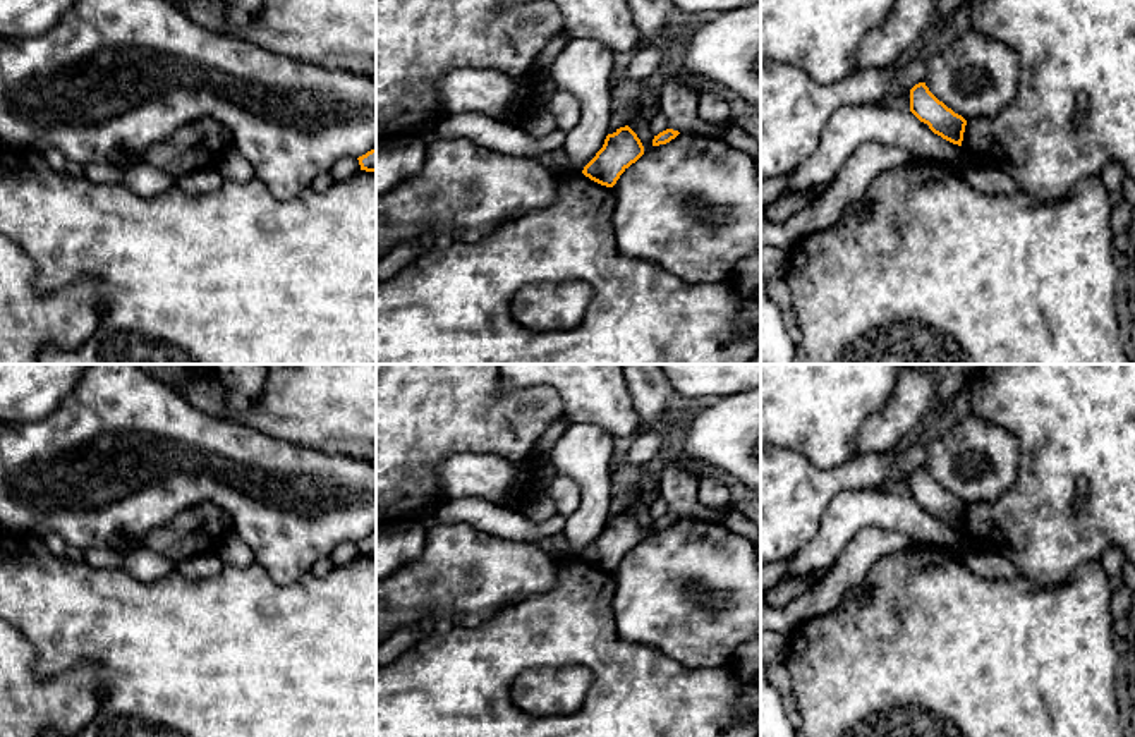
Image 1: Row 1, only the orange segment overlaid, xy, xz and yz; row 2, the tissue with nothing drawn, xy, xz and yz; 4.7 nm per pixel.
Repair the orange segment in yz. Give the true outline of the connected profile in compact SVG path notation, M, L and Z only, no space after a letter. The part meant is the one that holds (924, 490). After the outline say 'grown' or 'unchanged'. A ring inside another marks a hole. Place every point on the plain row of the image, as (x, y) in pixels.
M919 467L910 474L910 496L943 524L962 531L967 505L939 486Z; unchanged

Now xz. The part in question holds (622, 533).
M625 510L606 521L603 533L584 551L582 558L601 570L613 572L620 560L642 539L640 524Z; unchanged

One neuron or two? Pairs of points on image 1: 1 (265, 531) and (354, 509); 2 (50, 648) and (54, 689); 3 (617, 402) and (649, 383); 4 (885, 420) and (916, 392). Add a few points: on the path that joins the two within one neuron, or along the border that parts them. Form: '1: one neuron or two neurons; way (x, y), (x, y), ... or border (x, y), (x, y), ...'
1: one neuron; way (287, 509), (332, 509)
2: two neurons; border (30, 641), (42, 677), (90, 662)
3: two neurons; border (625, 382), (641, 430)
4: one neuron; way (892, 416), (909, 399)

